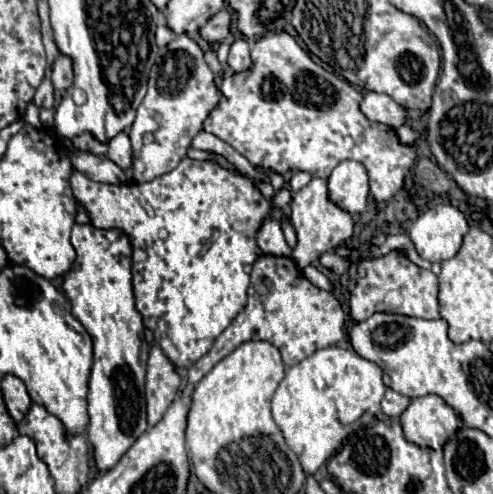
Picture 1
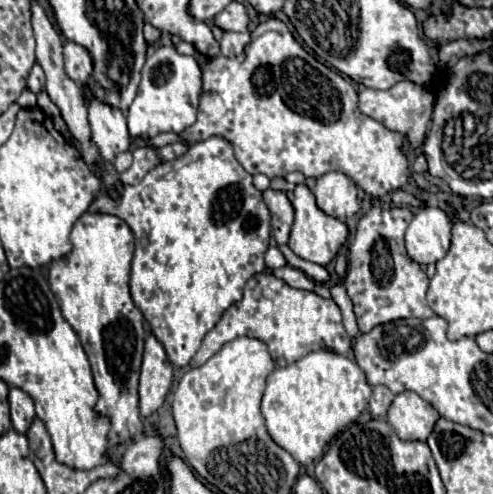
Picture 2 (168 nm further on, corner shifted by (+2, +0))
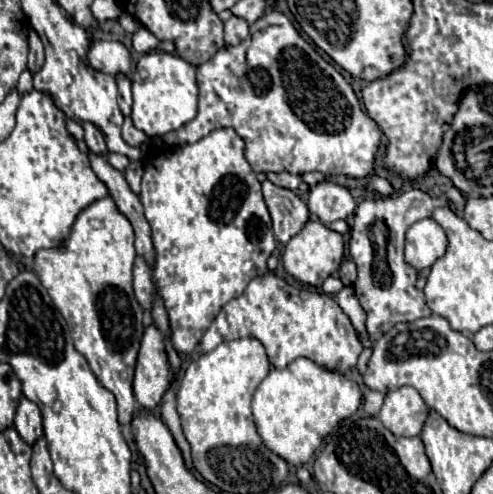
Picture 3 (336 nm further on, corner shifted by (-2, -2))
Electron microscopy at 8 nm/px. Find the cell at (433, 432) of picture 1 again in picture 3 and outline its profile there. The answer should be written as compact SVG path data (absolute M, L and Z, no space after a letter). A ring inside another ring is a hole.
M412 386L384 394L382 424L394 436L418 436L428 416L428 406Z

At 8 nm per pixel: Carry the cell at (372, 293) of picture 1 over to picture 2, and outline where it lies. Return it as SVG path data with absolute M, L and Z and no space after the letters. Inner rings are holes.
M372 208L358 222L356 238L350 246L350 266L348 266L348 276L344 280L344 286L348 284L348 296L354 304L354 314L356 314L358 328L362 334L372 330L376 324L392 322L398 318L422 318L424 320L424 318L434 316L432 308L426 304L426 290L428 290L430 280L426 272L420 268L420 264L416 264L404 248L404 232L410 220L412 220L412 212L404 208L390 208L390 210Z

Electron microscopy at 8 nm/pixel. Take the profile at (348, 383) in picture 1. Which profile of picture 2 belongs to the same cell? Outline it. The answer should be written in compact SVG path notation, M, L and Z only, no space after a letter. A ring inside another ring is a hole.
M316 350L290 366L276 368L268 376L262 414L276 444L304 466L322 458L330 438L368 408L370 396L372 386L368 384L364 370L352 358L328 350Z

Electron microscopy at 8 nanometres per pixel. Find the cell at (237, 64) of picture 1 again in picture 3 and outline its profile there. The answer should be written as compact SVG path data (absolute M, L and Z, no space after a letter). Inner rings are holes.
M230 16L230 20L224 24L224 32L226 32L226 36L224 36L224 40L226 40L226 44L240 44L242 40L246 40L248 38L248 22L244 20L244 18L240 18L240 16Z

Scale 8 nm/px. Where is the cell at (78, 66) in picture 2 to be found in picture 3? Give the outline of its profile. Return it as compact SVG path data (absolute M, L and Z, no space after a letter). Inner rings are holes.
M96 40L88 52L90 66L110 76L130 76L132 74L132 60L130 52L122 42L116 40Z

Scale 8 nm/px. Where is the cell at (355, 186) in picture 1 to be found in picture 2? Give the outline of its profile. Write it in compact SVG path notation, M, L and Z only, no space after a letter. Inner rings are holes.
M326 172L316 180L314 186L316 204L326 214L346 220L360 210L358 204L358 188L352 178L342 172Z

